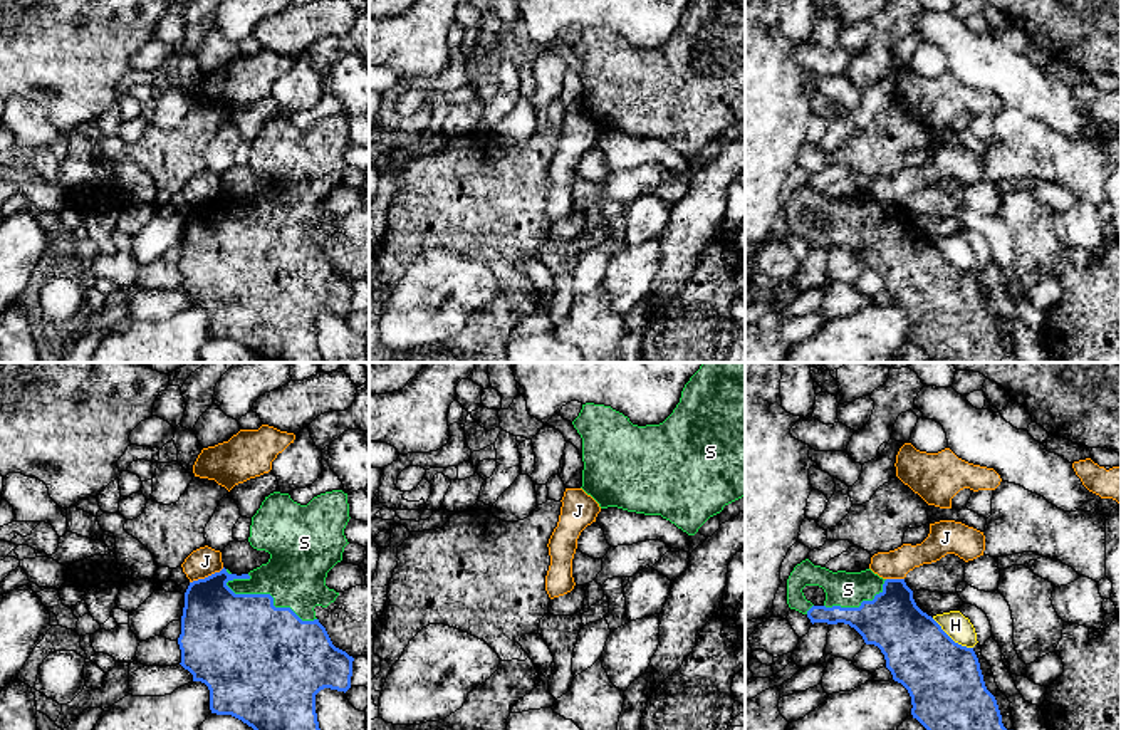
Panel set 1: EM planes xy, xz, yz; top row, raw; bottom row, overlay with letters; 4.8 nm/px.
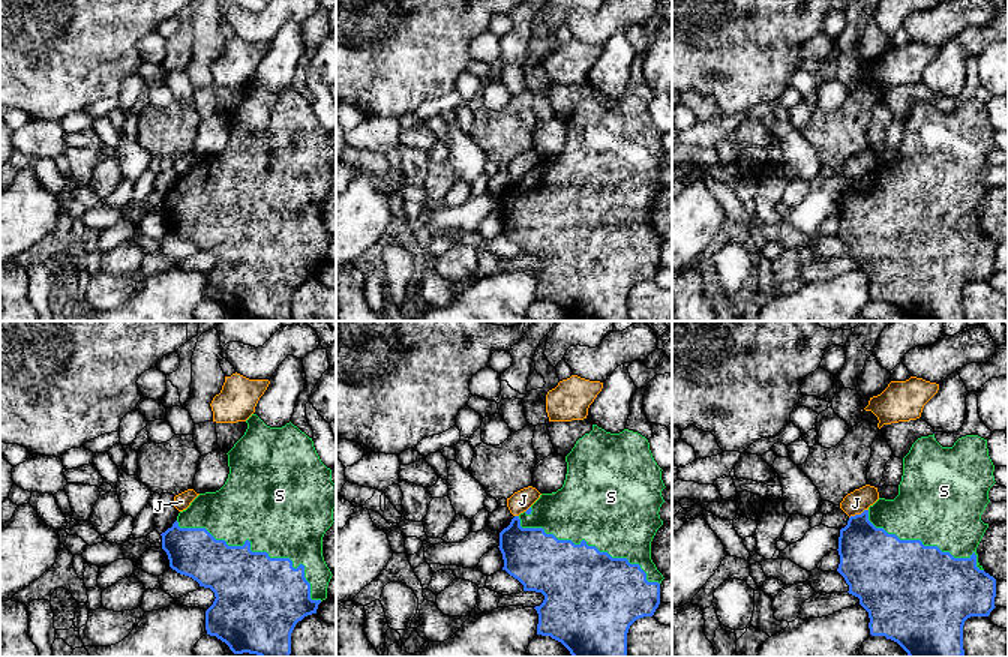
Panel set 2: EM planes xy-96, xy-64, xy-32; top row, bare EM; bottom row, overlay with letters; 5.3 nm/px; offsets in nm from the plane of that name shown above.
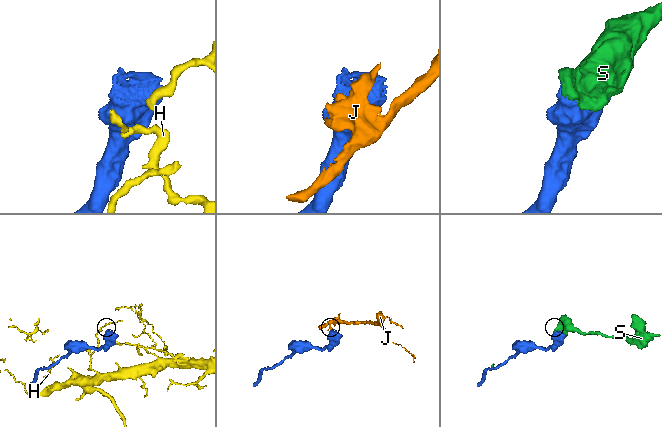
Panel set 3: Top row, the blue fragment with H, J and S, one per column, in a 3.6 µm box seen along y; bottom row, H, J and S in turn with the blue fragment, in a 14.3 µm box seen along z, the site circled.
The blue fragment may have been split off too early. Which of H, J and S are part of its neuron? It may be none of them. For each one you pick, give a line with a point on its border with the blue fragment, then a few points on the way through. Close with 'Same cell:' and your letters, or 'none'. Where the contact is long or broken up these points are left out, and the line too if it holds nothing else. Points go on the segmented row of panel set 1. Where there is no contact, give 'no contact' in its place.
S: contact xy (272, 599)
Same cell: S

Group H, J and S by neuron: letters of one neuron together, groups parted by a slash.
H / J / S

